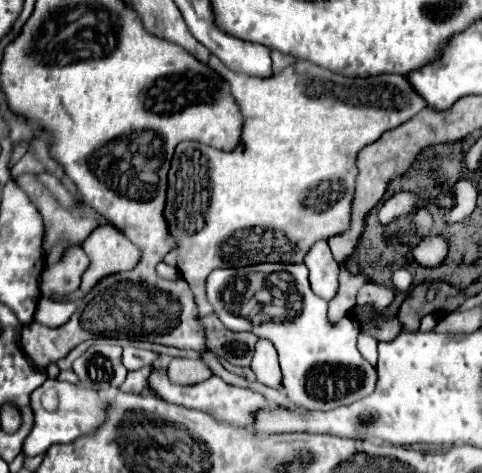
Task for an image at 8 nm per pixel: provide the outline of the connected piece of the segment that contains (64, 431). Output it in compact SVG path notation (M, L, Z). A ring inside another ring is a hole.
M47 380L41 388L37 388L31 396L31 408L35 412L35 426L23 446L23 452L27 456L43 454L53 444L59 444L59 442L69 444L77 436L87 436L91 432L97 432L97 428L103 426L103 422L107 418L107 404L105 404L105 398L99 396L99 392L69 384L69 382L59 382L59 380ZM51 388L57 390L57 408L55 410L49 410L43 406L43 394L49 394Z

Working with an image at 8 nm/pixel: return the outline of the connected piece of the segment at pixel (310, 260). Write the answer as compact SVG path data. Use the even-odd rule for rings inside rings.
M317 242L317 246L313 246L309 250L305 264L311 272L309 282L311 282L313 292L317 296L321 296L323 300L331 300L337 294L337 288L339 288L339 282L337 282L339 266L337 266L335 258L331 256L327 242Z

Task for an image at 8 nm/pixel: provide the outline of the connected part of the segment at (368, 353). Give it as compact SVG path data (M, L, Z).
M365 334L359 336L359 352L361 352L361 356L365 356L365 360L369 360L373 366L377 364L377 340L373 340L371 336L365 336Z

